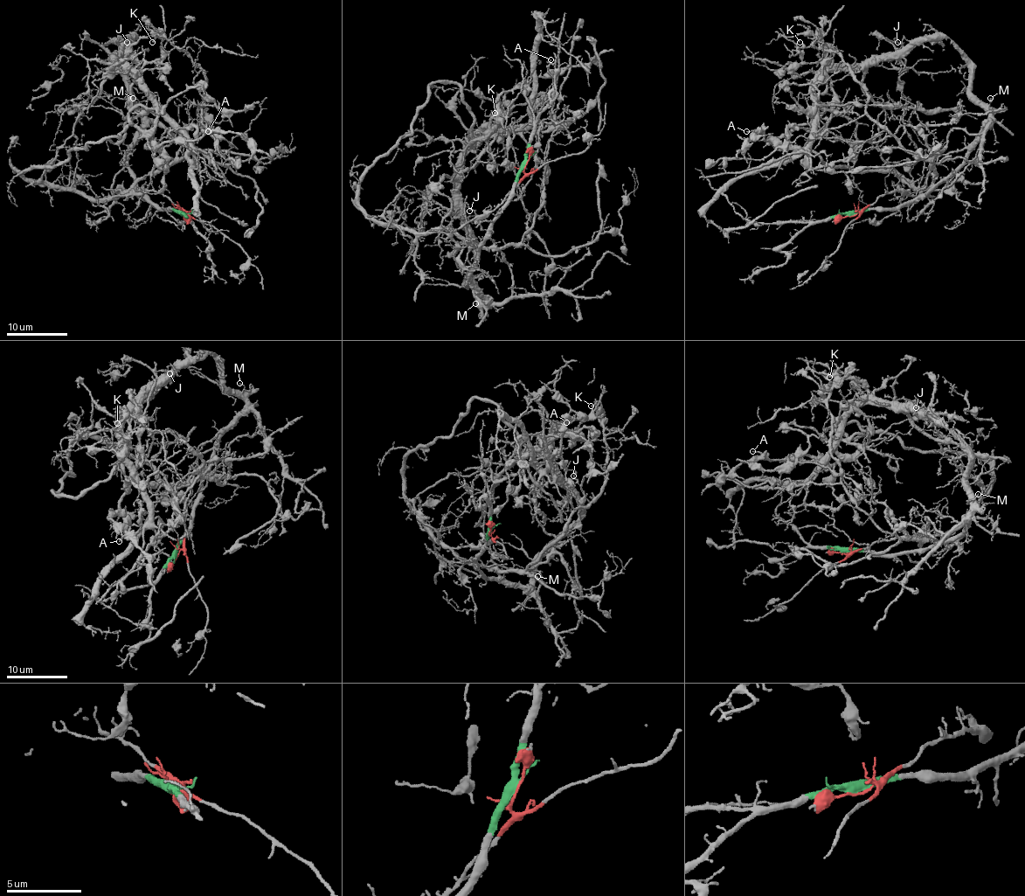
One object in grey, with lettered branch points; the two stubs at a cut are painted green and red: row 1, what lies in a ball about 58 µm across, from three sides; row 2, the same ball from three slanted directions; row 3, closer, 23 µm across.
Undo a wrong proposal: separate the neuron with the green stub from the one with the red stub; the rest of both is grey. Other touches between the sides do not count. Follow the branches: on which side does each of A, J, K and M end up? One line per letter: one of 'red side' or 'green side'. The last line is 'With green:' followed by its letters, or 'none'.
A: red side
J: green side
K: green side
M: green side
With green: J, K, M

